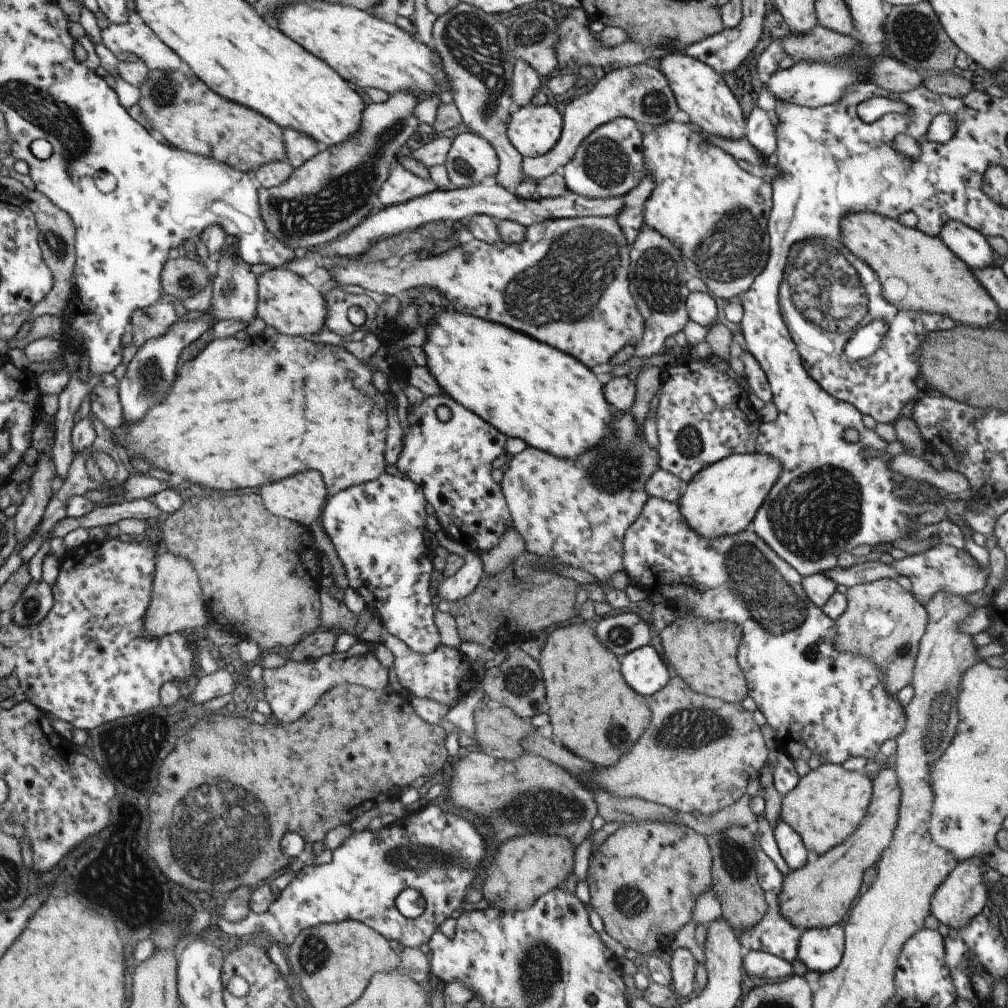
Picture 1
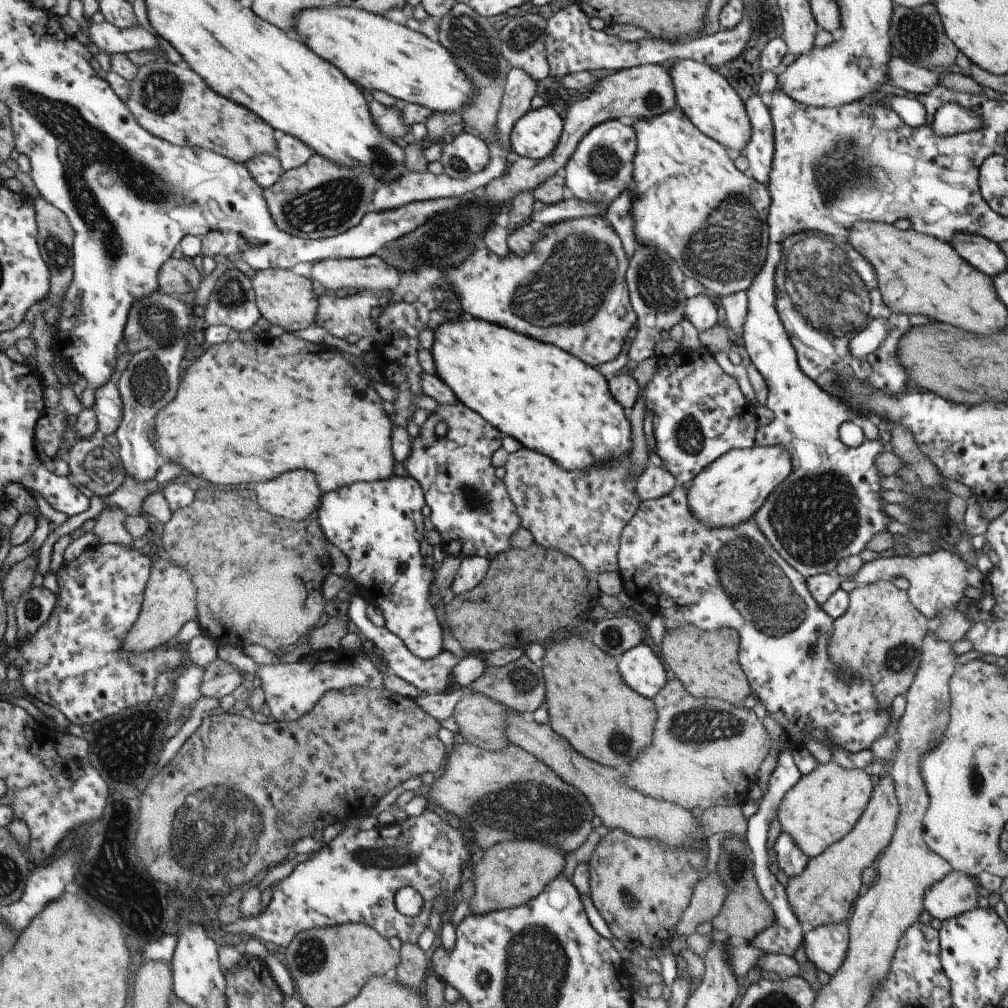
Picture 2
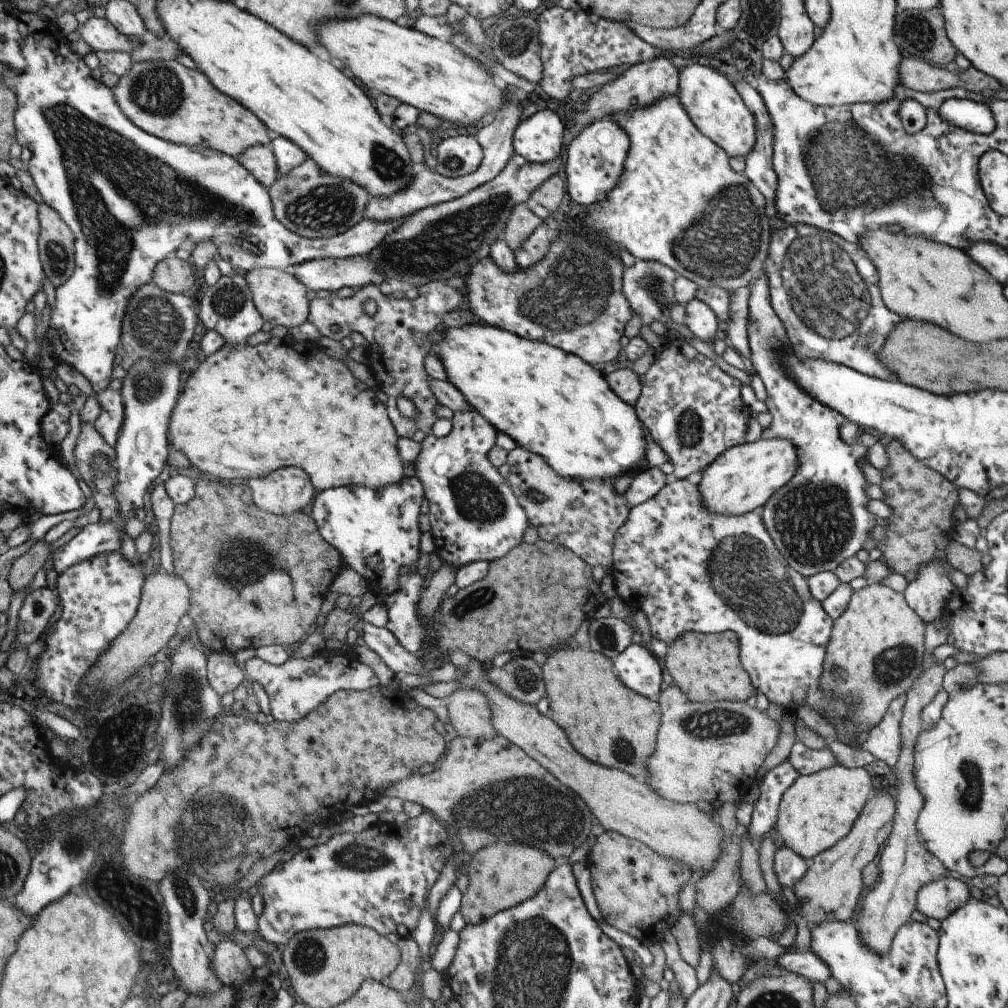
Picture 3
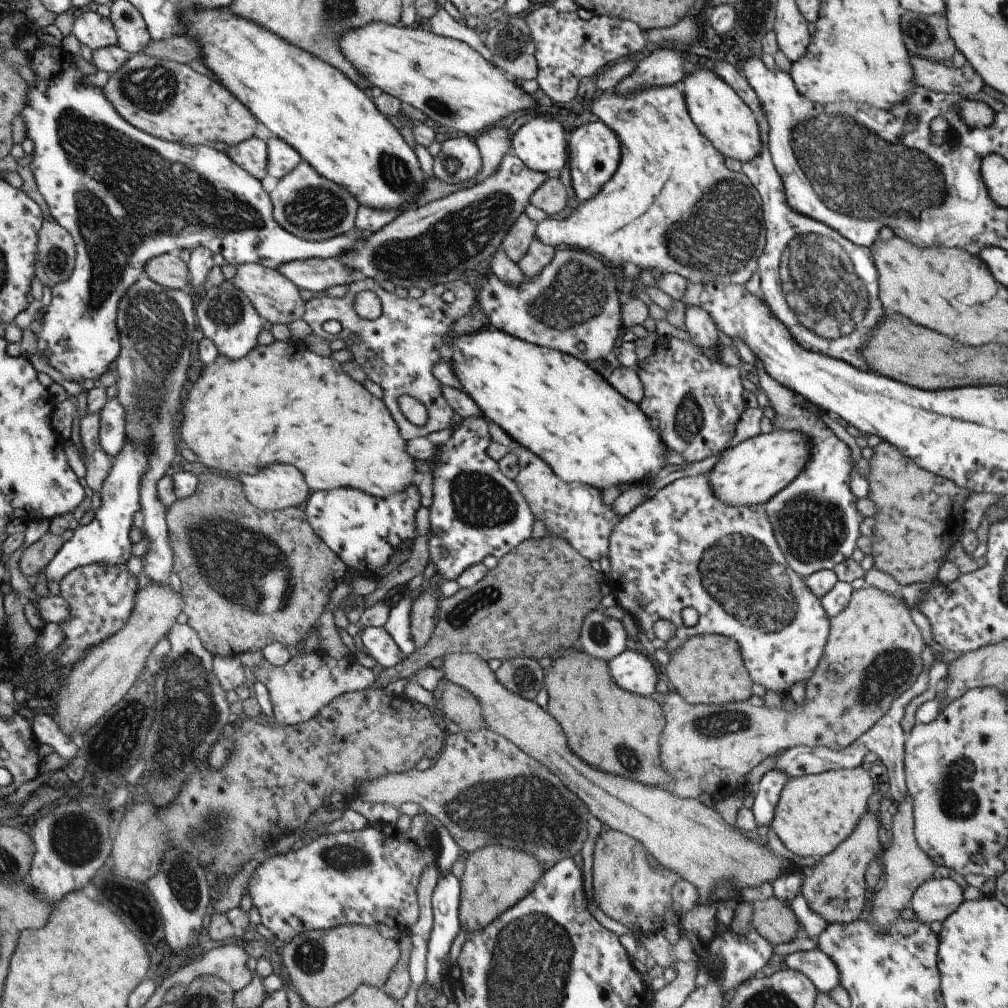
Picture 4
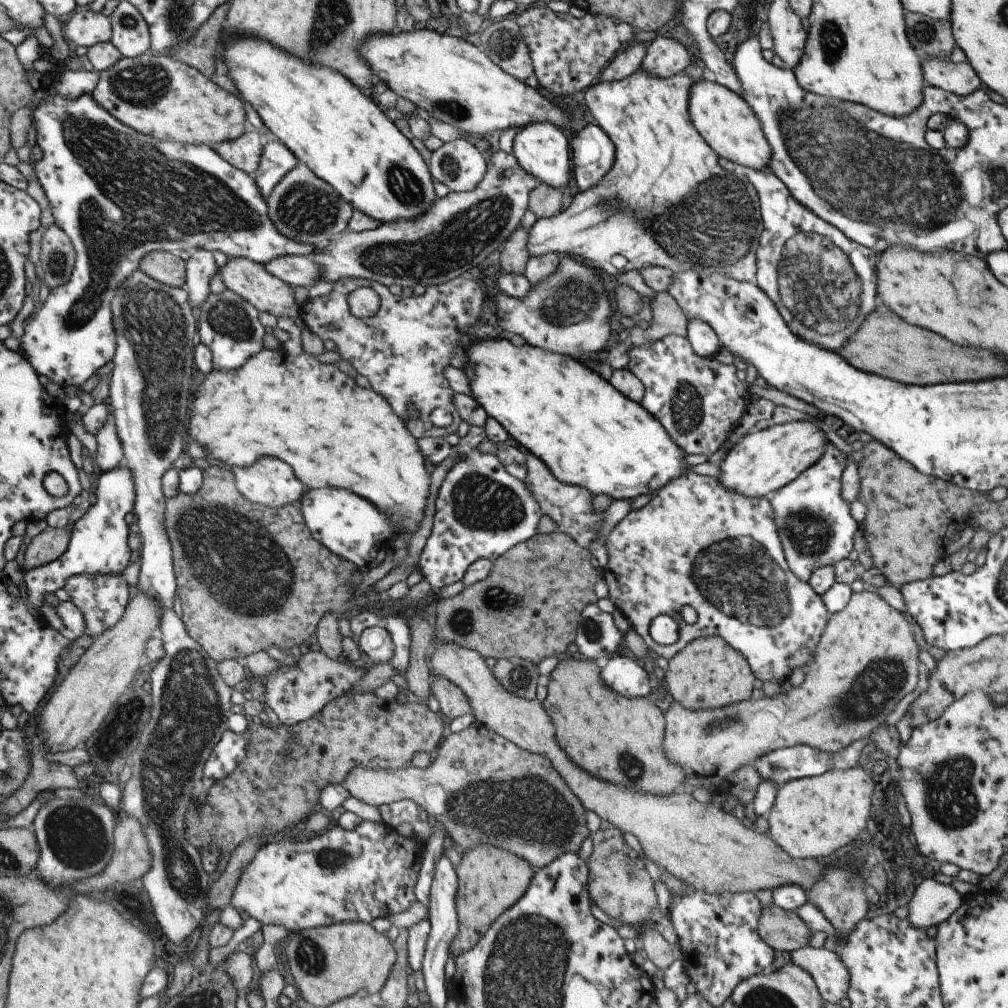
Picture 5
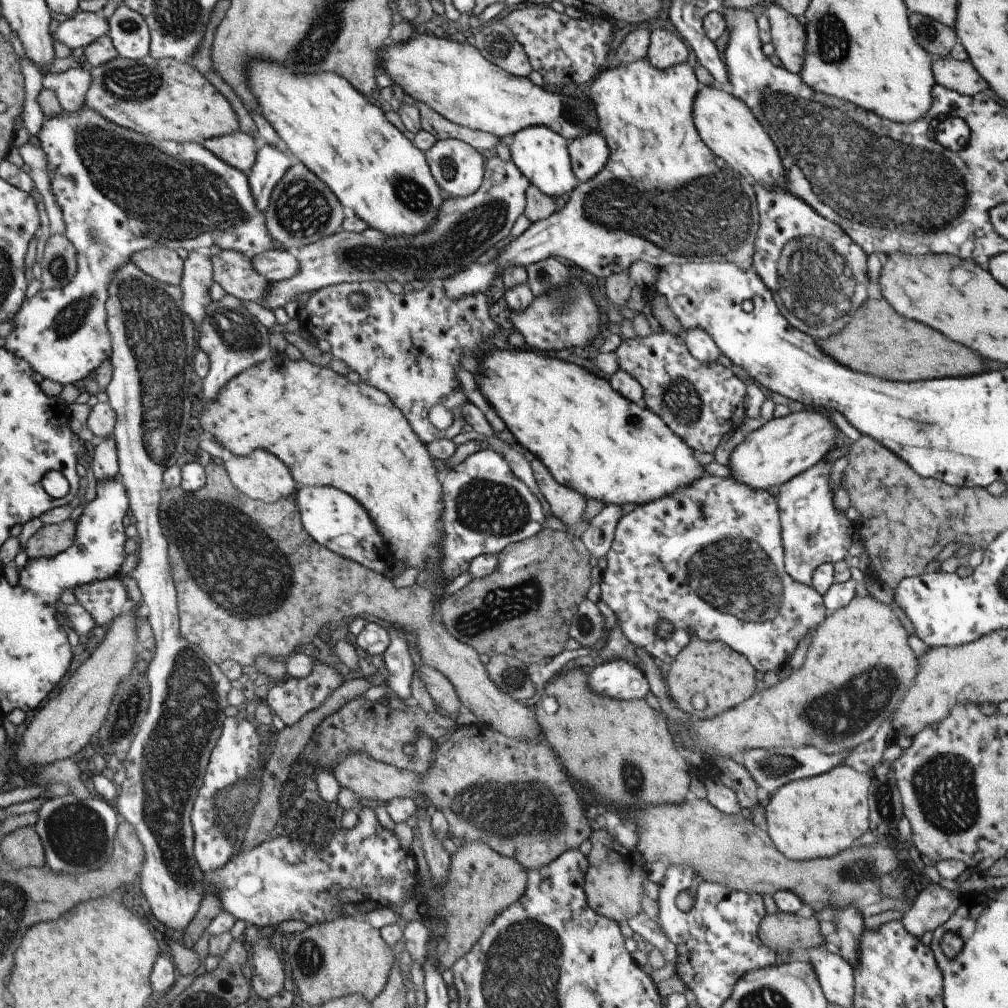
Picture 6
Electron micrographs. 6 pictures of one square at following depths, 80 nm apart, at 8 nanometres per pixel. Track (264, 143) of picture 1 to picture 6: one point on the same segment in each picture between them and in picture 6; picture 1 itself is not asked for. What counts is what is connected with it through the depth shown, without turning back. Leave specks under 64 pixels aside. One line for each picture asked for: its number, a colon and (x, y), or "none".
2: (172, 103)
3: (165, 99)
4: (165, 99)
5: (159, 96)
6: (166, 100)

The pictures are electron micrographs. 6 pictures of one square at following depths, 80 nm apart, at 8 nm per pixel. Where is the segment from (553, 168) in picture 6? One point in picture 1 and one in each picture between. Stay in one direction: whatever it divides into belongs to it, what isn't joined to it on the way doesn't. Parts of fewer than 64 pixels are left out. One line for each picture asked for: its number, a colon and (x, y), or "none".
1: (532, 130)
2: (534, 134)
3: (538, 138)
4: (539, 143)
5: (542, 149)

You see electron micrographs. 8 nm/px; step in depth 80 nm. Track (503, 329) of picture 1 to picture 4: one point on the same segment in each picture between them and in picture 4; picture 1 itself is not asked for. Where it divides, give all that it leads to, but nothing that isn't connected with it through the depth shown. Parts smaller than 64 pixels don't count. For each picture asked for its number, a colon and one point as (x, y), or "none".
2: (549, 401)
3: (553, 404)
4: (553, 404)

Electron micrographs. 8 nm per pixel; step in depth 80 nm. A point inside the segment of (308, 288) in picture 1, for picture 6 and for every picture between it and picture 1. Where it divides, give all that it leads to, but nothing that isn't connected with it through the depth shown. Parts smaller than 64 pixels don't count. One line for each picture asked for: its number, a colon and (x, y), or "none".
2: (283, 298)
3: (279, 297)
4: (275, 298)
5: (267, 293)
6: (232, 270)

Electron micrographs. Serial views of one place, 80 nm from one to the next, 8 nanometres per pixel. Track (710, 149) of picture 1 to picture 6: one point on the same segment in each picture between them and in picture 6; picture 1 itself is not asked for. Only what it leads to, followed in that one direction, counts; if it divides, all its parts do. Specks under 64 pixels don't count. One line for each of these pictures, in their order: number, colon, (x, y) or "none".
2: (691, 202)
3: (677, 201)
4: (672, 206)
5: (648, 208)
6: (657, 165)

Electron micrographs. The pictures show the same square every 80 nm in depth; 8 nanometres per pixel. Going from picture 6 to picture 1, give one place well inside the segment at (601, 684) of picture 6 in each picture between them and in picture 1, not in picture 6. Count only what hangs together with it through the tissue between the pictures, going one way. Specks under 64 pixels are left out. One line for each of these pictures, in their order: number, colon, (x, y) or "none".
1: (642, 669)
2: (641, 670)
3: (637, 668)
4: (632, 670)
5: (620, 672)

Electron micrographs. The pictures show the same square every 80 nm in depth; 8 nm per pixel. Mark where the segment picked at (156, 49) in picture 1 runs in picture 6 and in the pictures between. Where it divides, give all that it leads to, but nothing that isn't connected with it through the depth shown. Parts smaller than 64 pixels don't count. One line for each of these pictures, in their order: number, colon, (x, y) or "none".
2: (104, 35)
3: (98, 33)
4: (95, 31)
5: (86, 28)
6: (84, 27)

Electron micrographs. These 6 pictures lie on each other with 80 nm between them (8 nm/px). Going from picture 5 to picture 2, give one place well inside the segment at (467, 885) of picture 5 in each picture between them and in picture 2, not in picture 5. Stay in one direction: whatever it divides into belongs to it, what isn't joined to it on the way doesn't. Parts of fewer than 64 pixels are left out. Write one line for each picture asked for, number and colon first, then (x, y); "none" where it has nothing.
2: (509, 874)
3: (500, 876)
4: (495, 877)

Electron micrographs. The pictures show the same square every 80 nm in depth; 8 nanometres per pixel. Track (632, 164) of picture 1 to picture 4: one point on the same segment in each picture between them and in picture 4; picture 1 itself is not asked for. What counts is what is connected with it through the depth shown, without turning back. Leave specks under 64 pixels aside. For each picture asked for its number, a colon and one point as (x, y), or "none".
2: (600, 168)
3: (594, 159)
4: (593, 151)

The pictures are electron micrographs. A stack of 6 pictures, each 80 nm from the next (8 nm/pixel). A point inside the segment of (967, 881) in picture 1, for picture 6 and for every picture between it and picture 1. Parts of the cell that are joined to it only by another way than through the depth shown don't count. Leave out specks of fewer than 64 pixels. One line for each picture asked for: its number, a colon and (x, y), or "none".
2: (955, 893)
3: (937, 899)
4: (935, 899)
5: (931, 902)
6: (931, 906)

